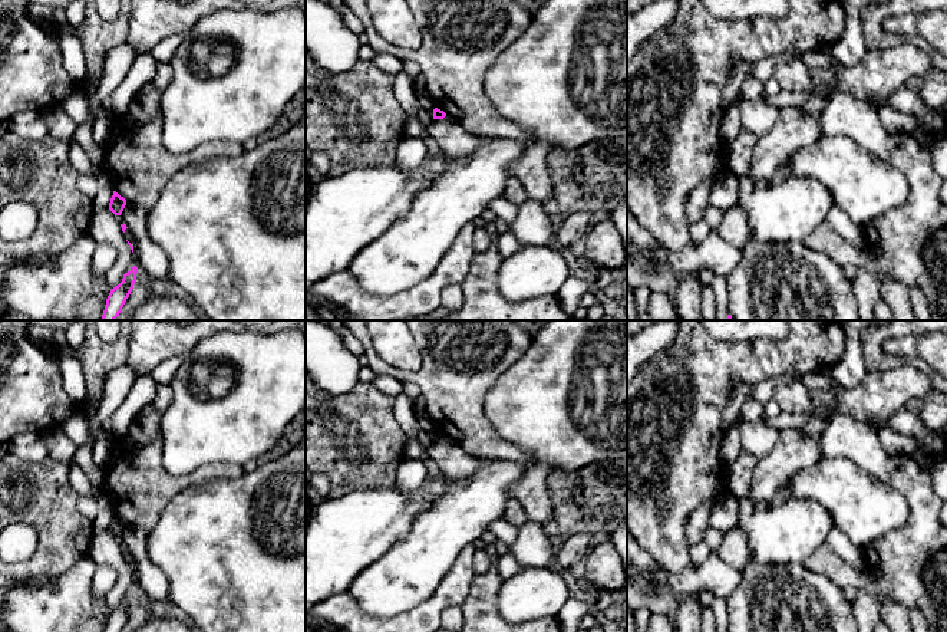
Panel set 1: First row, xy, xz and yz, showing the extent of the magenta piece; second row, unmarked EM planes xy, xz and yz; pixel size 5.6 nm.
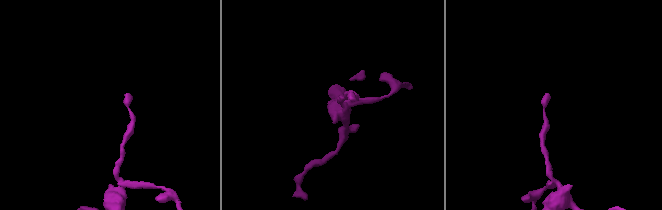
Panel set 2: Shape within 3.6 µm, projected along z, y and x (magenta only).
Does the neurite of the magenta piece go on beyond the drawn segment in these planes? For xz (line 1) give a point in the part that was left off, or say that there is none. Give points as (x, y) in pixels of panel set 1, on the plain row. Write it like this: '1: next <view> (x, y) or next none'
1: next none

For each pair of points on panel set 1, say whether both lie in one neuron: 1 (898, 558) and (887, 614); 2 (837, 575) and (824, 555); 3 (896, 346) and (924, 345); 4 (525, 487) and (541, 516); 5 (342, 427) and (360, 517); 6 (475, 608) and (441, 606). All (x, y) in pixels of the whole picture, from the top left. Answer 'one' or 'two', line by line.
1: two
2: one
3: one
4: one
5: two
6: two

